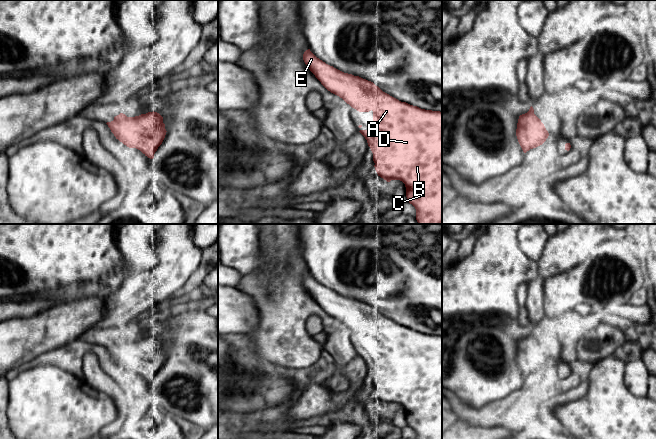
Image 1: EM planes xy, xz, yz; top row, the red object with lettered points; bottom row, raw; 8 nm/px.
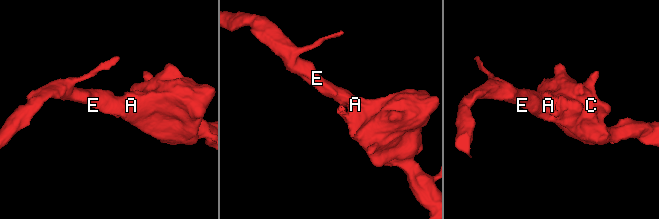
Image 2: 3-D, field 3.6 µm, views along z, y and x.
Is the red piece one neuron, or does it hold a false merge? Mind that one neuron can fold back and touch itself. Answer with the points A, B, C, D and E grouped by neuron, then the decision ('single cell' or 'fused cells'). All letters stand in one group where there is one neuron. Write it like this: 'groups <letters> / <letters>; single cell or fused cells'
groups A B C D E; single cell

